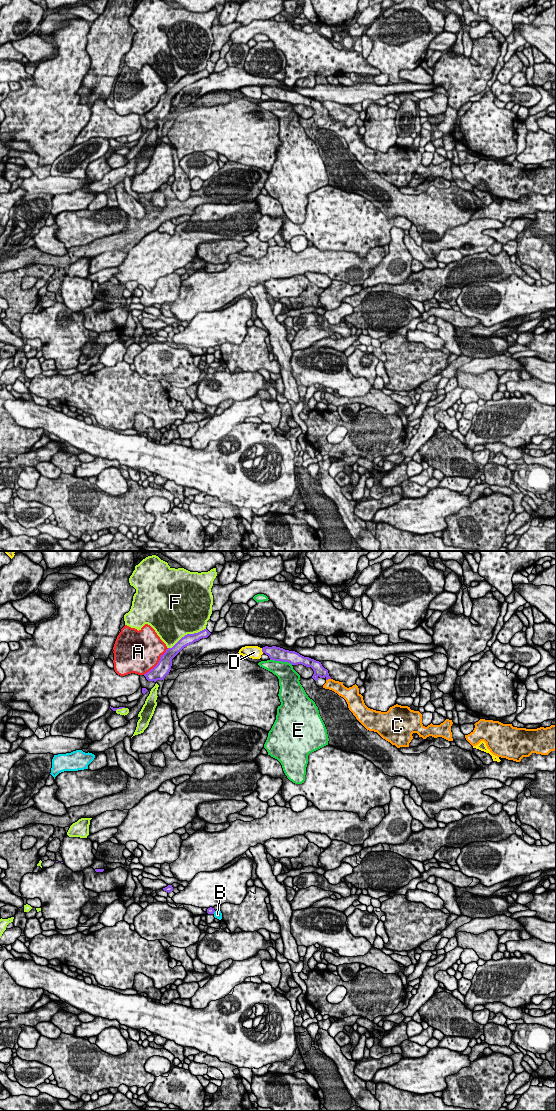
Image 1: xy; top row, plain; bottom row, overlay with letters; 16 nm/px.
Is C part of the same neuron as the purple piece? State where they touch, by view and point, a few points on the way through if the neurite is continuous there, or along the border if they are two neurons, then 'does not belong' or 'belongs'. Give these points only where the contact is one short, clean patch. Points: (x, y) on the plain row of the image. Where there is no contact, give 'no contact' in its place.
meets purple in xy at (328, 118); runs through xy (319, 110), (328, 118), (336, 126); belongs

